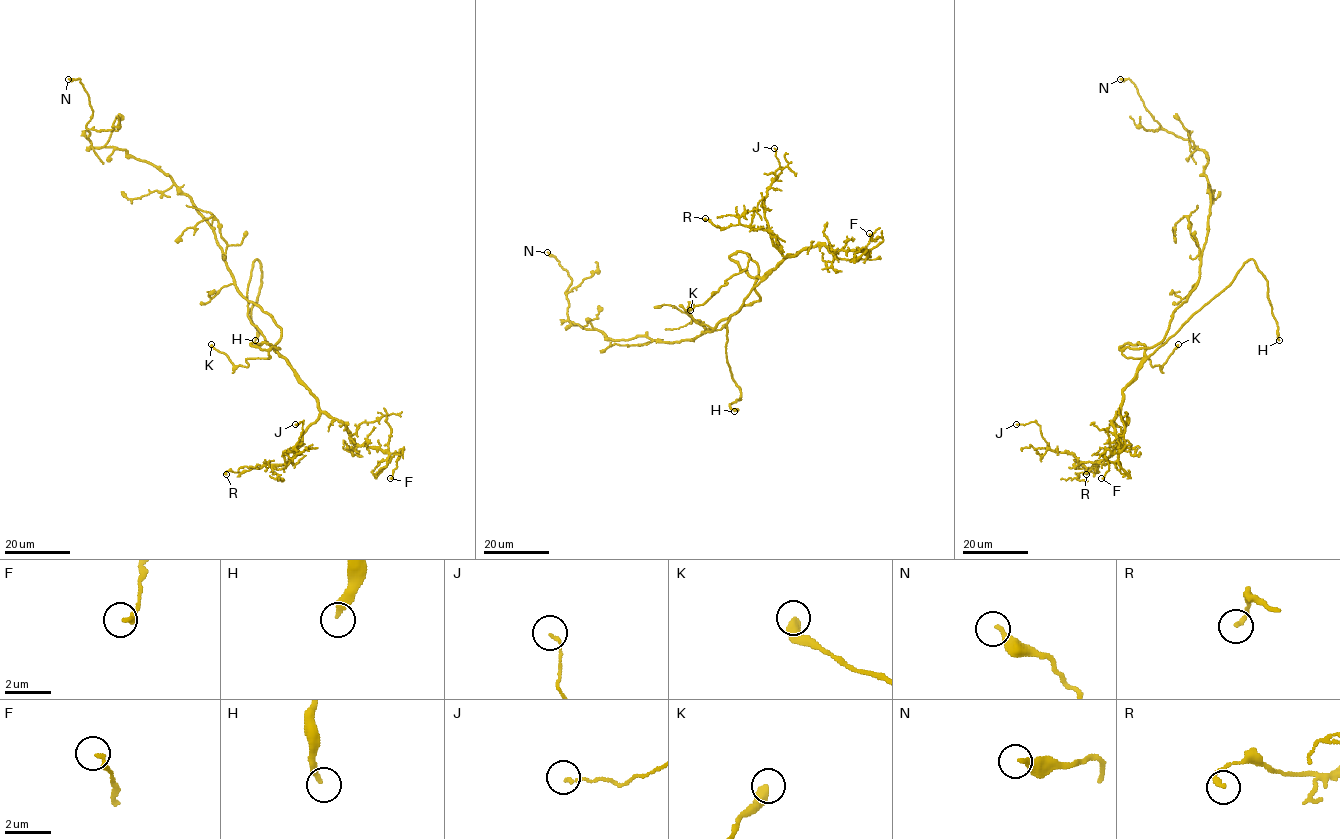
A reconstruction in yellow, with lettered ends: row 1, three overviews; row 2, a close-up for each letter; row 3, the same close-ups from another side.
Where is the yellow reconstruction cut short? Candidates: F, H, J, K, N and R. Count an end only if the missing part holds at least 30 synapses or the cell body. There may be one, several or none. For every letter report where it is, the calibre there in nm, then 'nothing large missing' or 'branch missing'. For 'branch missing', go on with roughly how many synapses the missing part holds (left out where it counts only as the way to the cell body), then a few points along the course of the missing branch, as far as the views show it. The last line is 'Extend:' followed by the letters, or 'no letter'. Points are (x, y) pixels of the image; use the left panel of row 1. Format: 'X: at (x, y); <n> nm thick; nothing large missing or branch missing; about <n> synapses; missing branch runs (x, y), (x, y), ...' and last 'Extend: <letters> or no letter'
F: at (390, 478); 200 nm thick; nothing large missing
H: at (255, 340); 280 nm thick; branch missing; missing branch runs (255, 340), (245, 341), (236, 330)
J: at (295, 424); 120 nm thick; nothing large missing
K: at (211, 344); 440 nm thick; nothing large missing
N: at (68, 79); 240 nm thick; nothing large missing
R: at (226, 474); 190 nm thick; nothing large missing
Extend: H

